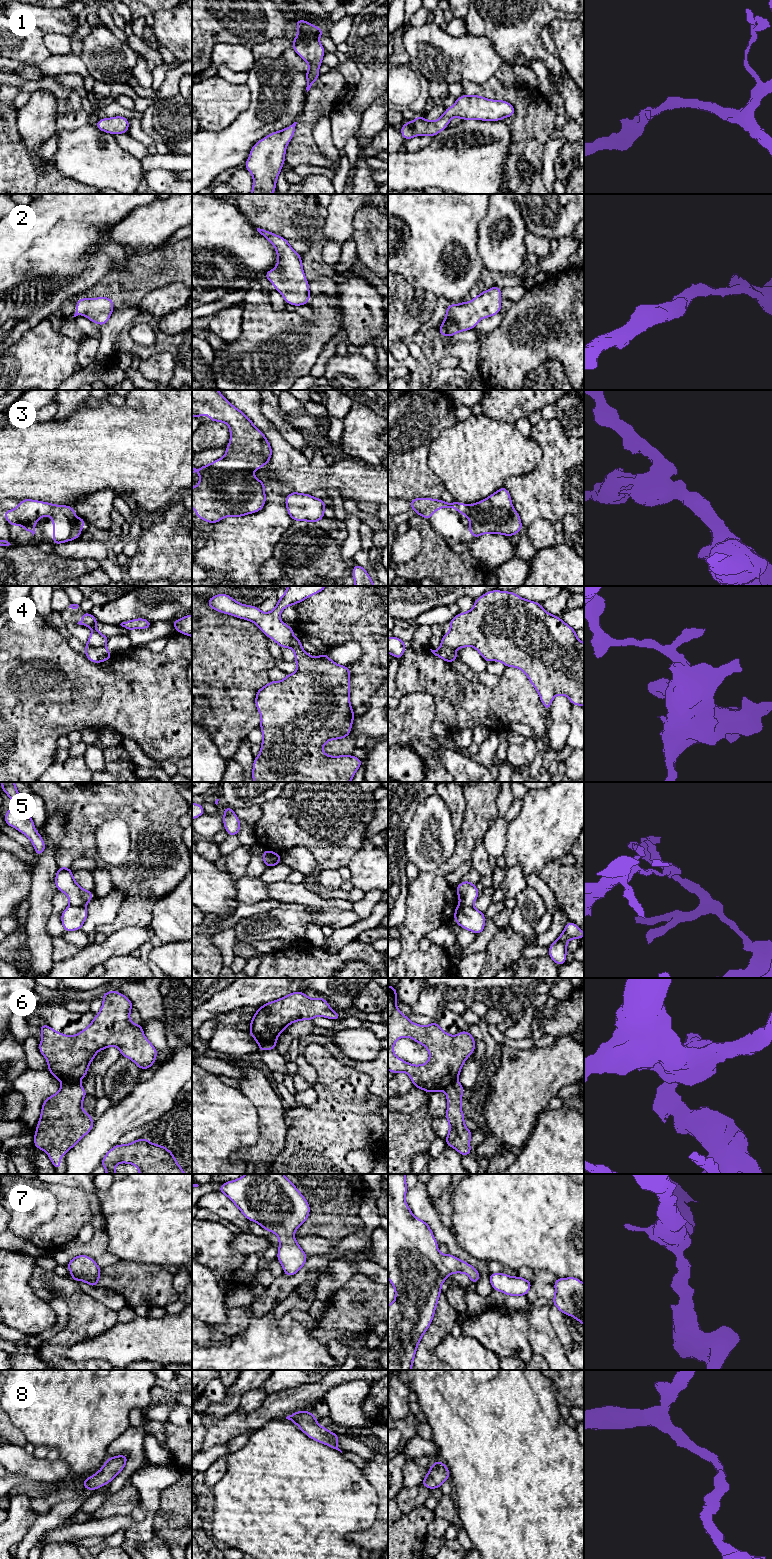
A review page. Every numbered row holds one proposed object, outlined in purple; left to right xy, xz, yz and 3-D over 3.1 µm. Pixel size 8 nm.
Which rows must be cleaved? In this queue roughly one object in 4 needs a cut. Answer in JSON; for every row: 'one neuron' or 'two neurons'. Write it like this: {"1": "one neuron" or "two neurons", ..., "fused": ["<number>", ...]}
{"1": "one neuron", "2": "one neuron", "3": "one neuron", "4": "two neurons", "5": "two neurons", "6": "two neurons", "7": "one neuron", "8": "one neuron", "fused": ["4", "5", "6"]}

